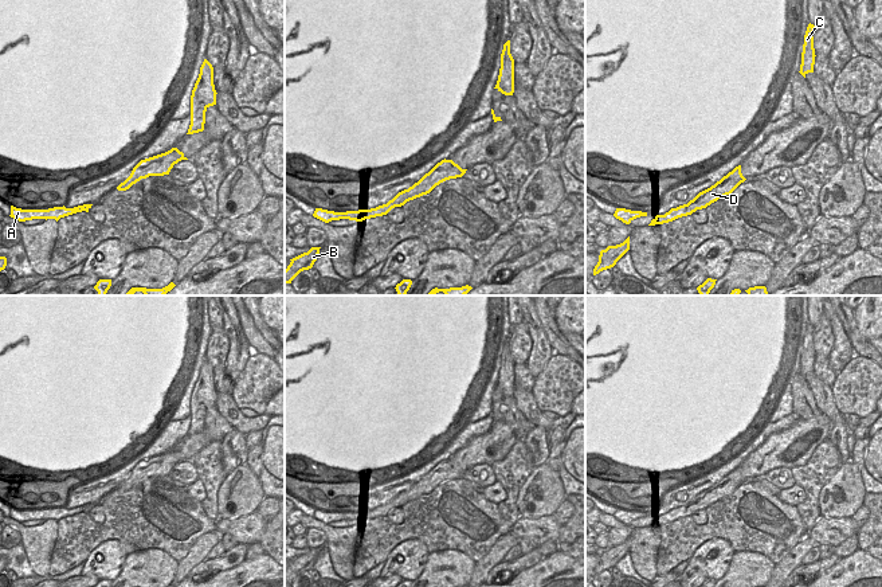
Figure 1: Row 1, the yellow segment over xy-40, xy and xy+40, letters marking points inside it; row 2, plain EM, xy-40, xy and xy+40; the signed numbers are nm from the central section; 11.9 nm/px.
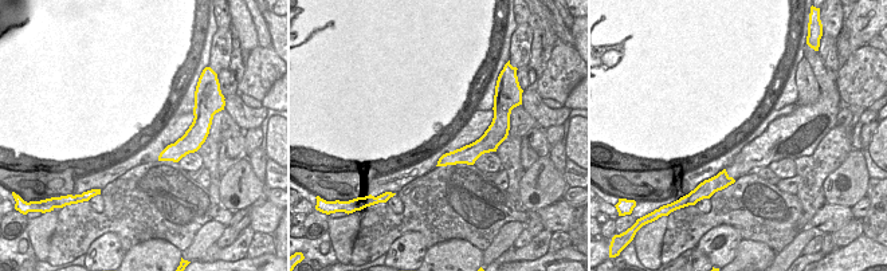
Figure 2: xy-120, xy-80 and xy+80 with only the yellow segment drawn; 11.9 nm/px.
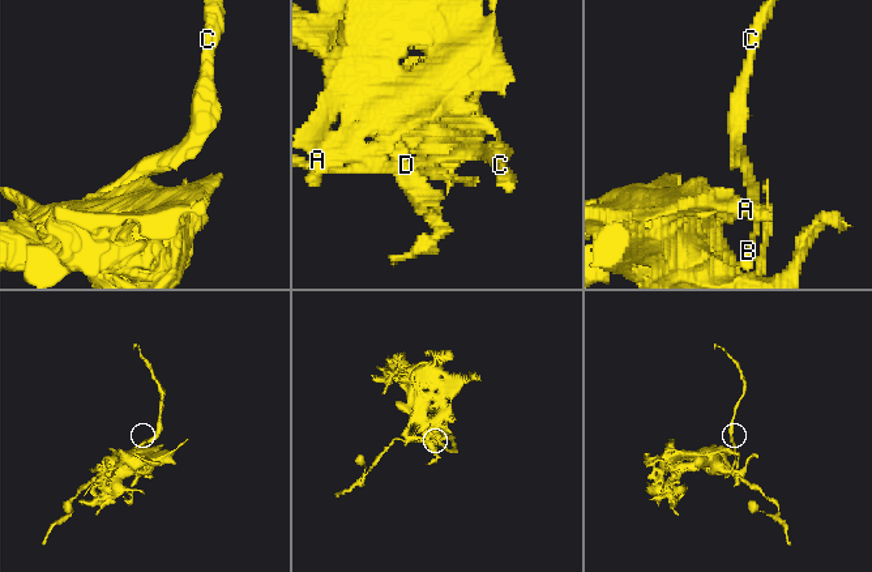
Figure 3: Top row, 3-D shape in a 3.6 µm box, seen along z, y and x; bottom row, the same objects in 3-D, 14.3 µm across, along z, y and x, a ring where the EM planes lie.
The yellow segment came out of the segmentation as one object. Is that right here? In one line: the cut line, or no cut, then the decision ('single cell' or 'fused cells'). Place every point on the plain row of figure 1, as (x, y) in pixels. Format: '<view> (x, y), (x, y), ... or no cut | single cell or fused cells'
xy (372, 511), (357, 521) | fused cells

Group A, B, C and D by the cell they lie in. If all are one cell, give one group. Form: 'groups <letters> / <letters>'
groups A / B C D

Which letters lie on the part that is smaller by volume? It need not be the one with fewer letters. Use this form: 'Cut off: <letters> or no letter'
Cut off: B, C, D

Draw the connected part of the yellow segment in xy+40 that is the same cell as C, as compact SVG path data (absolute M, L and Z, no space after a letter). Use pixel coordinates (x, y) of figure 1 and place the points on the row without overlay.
M808 325L805 336L804 336L804 345L801 353L801 365L800 365L800 375L805 379L808 373L814 373L815 365L815 349L814 349L814 325Z

